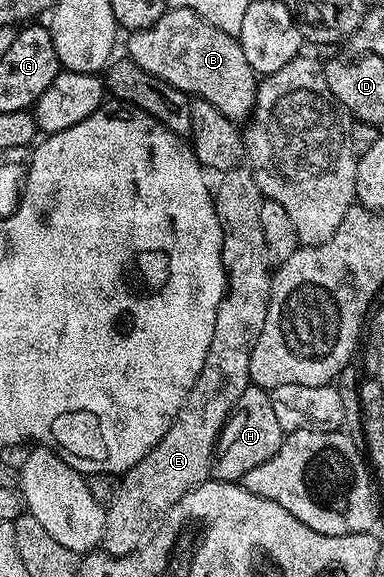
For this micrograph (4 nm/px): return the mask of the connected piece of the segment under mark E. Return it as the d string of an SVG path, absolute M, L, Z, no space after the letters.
M193 98L190 117L192 118L190 146L196 153L197 161L205 172L213 176L220 175L220 188L217 186L213 190L212 200L216 203L218 221L222 225L222 261L226 290L224 300L218 305L218 313L214 321L214 337L210 341L210 353L206 353L206 365L202 365L202 373L198 373L198 381L194 389L190 389L182 409L178 409L178 417L174 417L174 425L170 425L166 437L162 437L162 441L158 441L158 445L154 445L154 449L150 449L150 453L146 453L146 457L138 461L138 465L134 465L119 476L118 497L114 497L114 501L104 512L102 547L109 555L132 555L140 550L152 538L156 528L167 520L170 509L174 509L174 505L178 505L178 501L182 501L182 497L186 497L190 489L209 482L212 474L212 456L216 454L216 440L220 438L220 430L224 428L224 422L235 409L238 397L242 397L244 390L250 386L250 353L254 353L258 333L262 333L262 325L266 325L266 313L272 292L272 275L270 267L268 271L270 260L266 249L266 237L262 237L262 205L265 198L254 181L252 168L248 166L244 154L244 140L237 124L227 119L214 105L210 105L210 101Z

